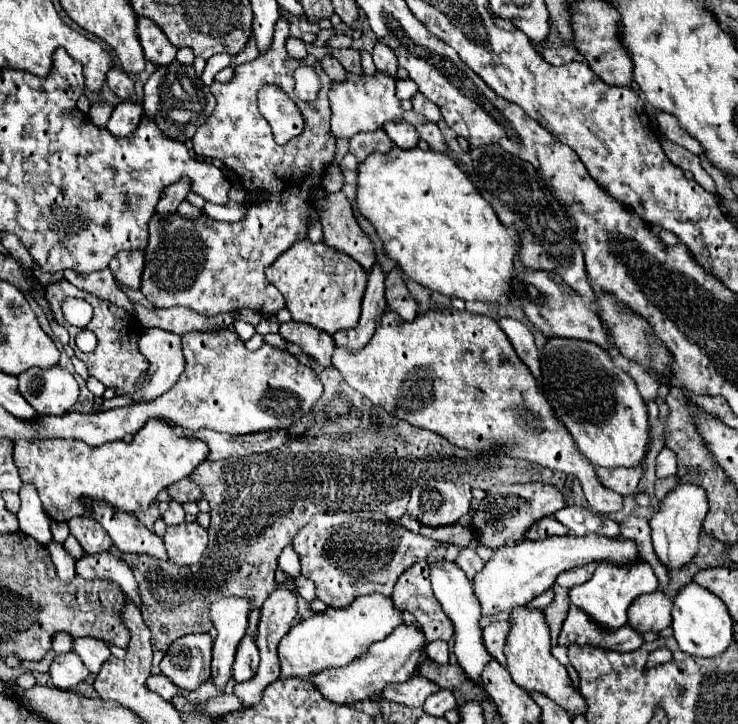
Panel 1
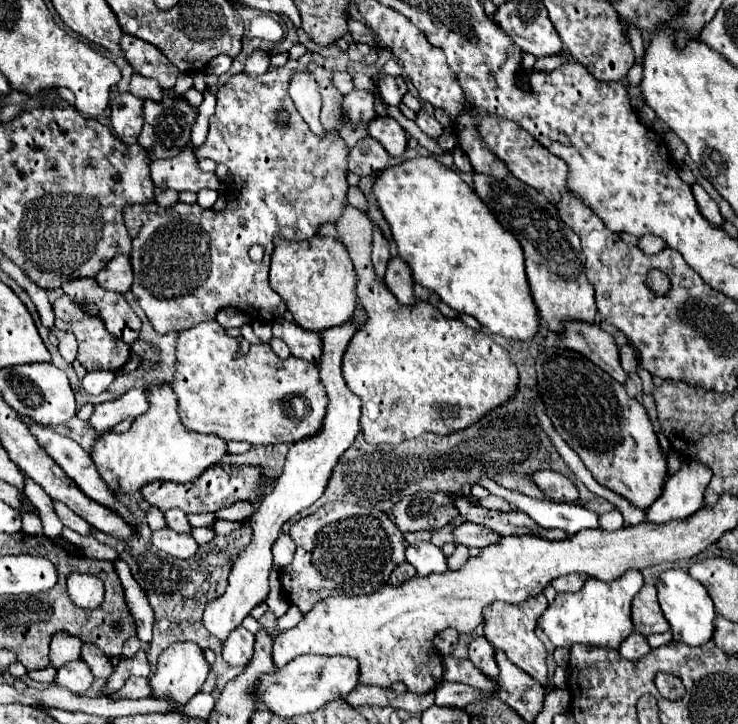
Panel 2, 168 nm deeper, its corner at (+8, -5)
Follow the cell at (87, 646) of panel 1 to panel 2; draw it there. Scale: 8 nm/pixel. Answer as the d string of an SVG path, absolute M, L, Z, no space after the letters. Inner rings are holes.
M84 642L80 654L82 654L82 660L88 664L88 668L92 670L92 674L96 678L108 678L110 676L112 664L110 664L110 660L106 658L106 654L98 646L92 646L92 644Z

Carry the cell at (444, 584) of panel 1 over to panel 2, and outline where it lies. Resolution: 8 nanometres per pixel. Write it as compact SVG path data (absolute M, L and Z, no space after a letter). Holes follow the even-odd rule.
M412 544L412 546L408 546L406 560L418 570L418 576L448 572L446 556L434 544Z

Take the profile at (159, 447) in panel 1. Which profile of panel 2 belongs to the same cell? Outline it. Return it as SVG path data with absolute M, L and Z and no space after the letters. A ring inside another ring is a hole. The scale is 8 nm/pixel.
M168 382L164 384L152 384L150 386L150 408L146 414L138 416L132 426L122 432L106 432L102 436L96 438L90 458L100 474L100 478L104 478L104 482L108 484L108 490L112 490L112 494L136 494L140 492L148 482L154 480L176 480L176 482L192 482L196 480L206 468L214 466L224 454L226 454L226 442L218 436L208 436L208 434L198 434L198 432L188 432L182 424L180 424L180 416L176 410L176 396L170 388Z

